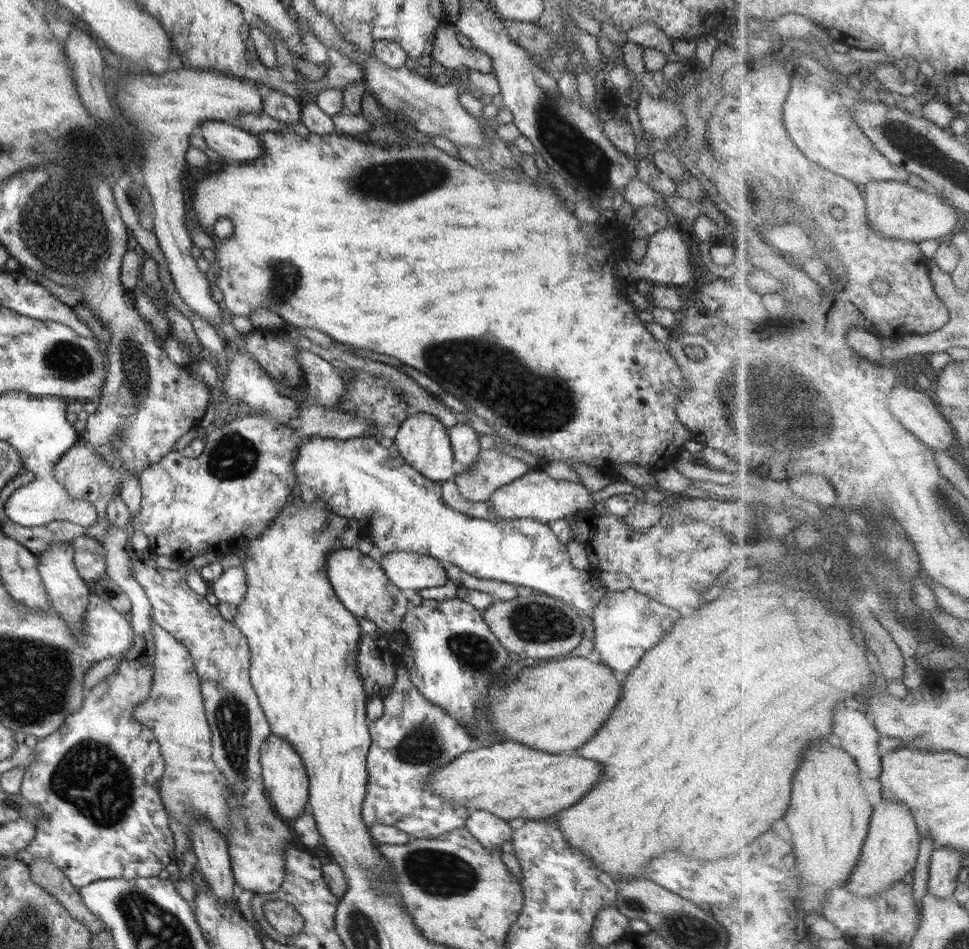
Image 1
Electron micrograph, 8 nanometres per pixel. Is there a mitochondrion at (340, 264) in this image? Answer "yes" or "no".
no

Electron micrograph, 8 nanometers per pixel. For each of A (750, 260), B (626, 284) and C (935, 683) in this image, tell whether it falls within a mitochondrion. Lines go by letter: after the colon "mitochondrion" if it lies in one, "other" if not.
A: other
B: other
C: other

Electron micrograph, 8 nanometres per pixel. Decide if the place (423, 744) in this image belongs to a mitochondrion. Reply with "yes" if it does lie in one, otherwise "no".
yes

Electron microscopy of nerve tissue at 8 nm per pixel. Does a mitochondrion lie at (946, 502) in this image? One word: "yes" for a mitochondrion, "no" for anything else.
yes

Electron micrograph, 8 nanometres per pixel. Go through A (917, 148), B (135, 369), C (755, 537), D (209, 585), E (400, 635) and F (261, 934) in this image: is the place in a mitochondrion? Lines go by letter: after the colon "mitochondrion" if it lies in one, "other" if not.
A: mitochondrion
B: mitochondrion
C: other
D: other
E: other
F: other

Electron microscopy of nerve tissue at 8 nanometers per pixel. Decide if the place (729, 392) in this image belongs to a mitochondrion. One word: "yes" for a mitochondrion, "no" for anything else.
yes

